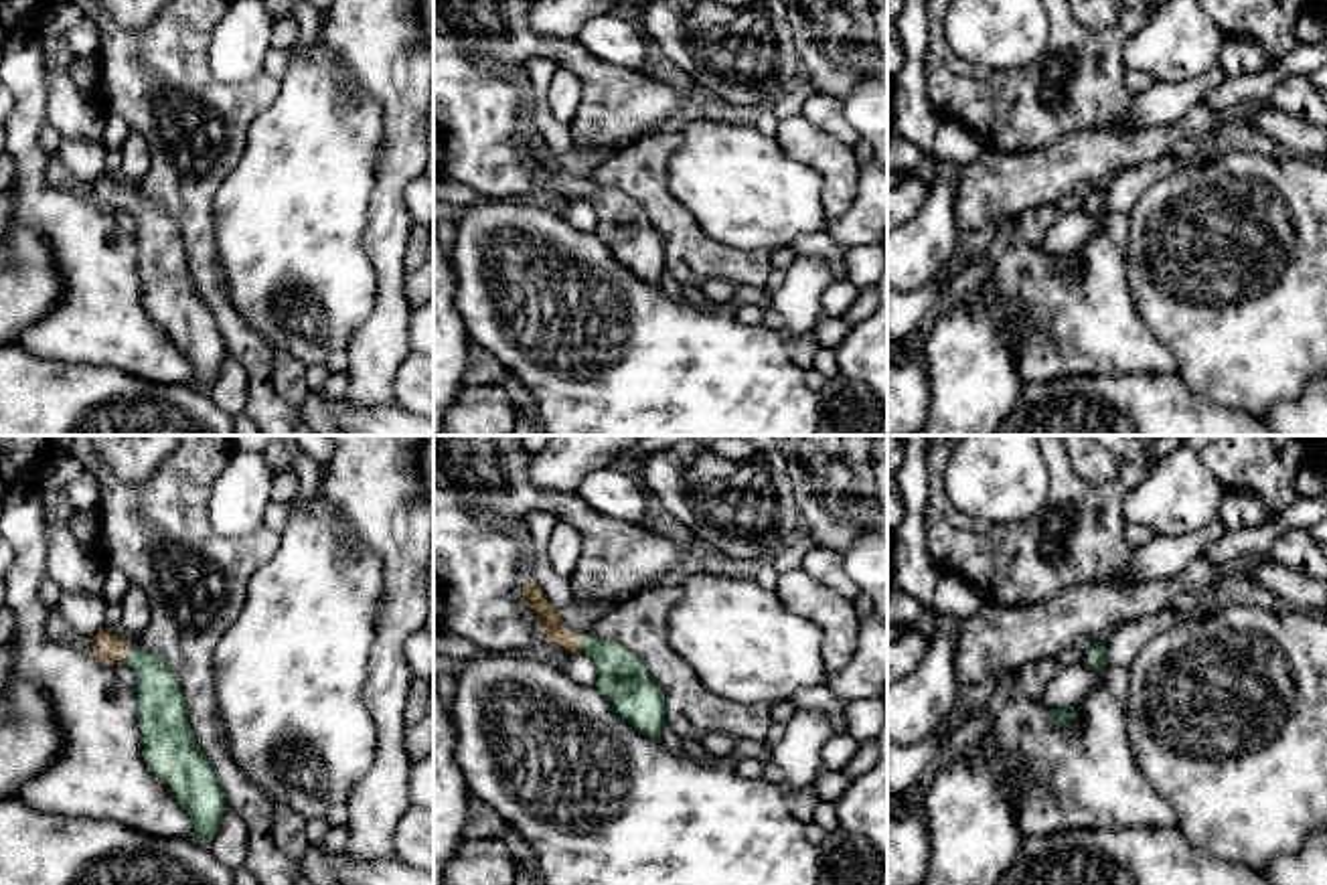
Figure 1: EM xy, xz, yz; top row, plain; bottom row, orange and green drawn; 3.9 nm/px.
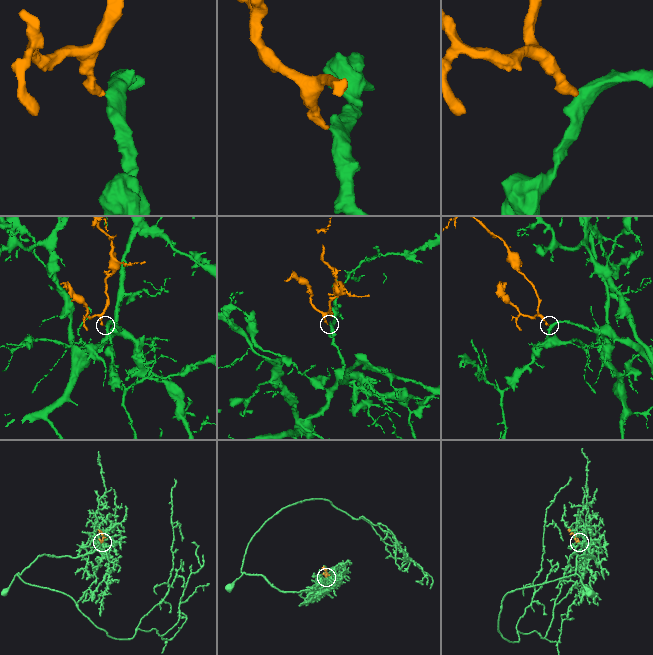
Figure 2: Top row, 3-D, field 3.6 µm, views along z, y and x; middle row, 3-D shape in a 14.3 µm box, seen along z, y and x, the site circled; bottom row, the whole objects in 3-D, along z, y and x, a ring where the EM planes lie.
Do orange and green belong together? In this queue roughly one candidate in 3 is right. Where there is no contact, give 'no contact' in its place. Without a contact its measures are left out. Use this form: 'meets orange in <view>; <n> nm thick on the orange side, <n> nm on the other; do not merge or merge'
meets orange in xy; 120 nm thick on the orange side, 190 nm on the other; merge

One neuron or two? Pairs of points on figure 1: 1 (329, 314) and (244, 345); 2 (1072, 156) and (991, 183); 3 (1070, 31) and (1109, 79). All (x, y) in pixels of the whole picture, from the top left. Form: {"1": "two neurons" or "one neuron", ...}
{"1": "two neurons", "2": "one neuron", "3": "one neuron"}

